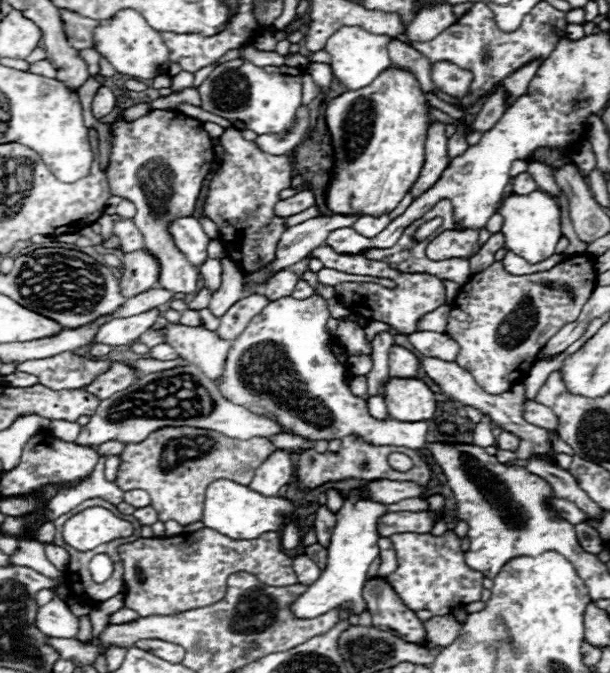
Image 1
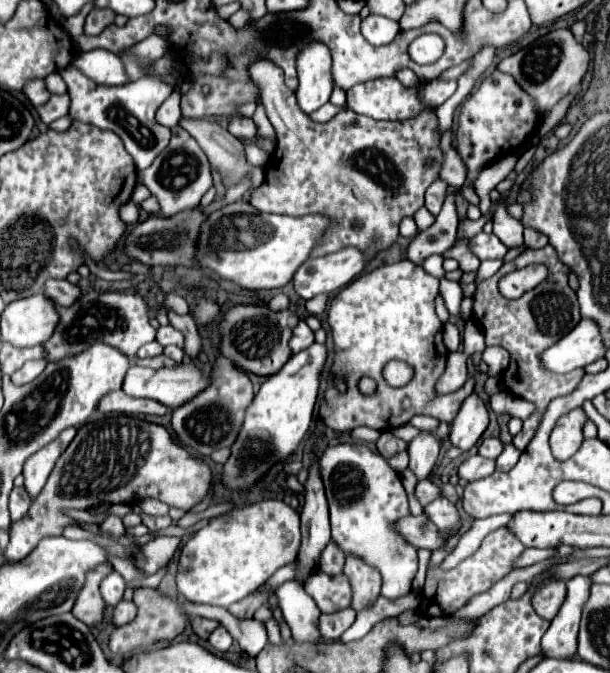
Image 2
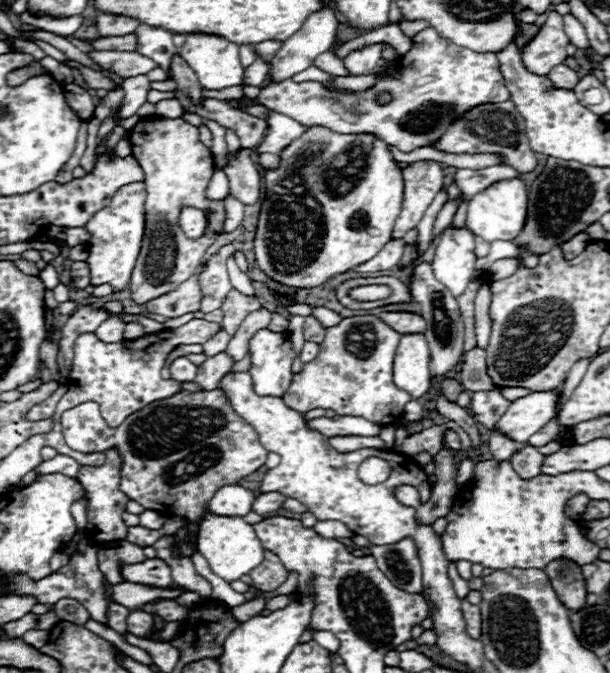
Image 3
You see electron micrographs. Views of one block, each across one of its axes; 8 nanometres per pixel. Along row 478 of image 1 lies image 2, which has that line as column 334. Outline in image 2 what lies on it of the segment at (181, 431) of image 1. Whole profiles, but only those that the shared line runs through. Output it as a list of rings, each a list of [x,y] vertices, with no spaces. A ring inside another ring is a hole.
[[[256,60],[256,64],[252,64],[252,68],[248,68],[248,76],[250,80],[256,80],[256,84],[260,84],[260,102],[264,104],[266,108],[266,114],[276,130],[276,150],[270,154],[270,160],[264,168],[266,172],[266,180],[262,182],[262,186],[258,186],[250,198],[250,204],[254,208],[258,208],[260,212],[272,212],[272,214],[288,214],[288,216],[306,216],[306,214],[326,214],[330,218],[334,218],[338,224],[334,226],[334,230],[328,232],[328,238],[330,242],[334,242],[334,252],[338,252],[340,248],[344,246],[358,246],[358,248],[368,248],[368,244],[372,244],[372,240],[376,240],[378,246],[378,252],[380,250],[386,250],[390,248],[396,238],[398,238],[398,224],[404,216],[414,216],[414,212],[424,206],[424,192],[426,188],[438,180],[438,172],[440,172],[440,164],[442,164],[442,152],[440,152],[440,136],[436,134],[436,126],[438,126],[438,120],[436,120],[436,114],[434,112],[422,112],[418,118],[412,118],[412,120],[372,120],[372,118],[366,118],[366,116],[358,116],[356,112],[352,110],[342,110],[338,112],[332,120],[324,122],[324,124],[318,124],[318,122],[312,122],[304,112],[300,112],[300,106],[296,104],[296,94],[284,84],[284,72],[280,72],[280,68],[276,68],[276,64],[268,64],[268,60]]]

